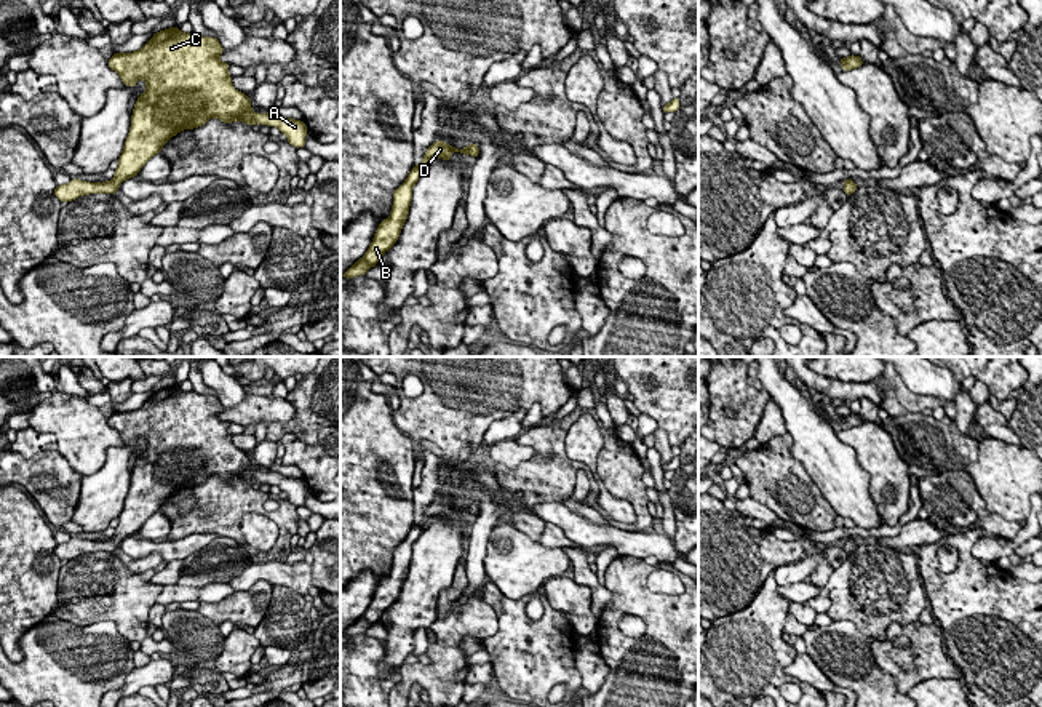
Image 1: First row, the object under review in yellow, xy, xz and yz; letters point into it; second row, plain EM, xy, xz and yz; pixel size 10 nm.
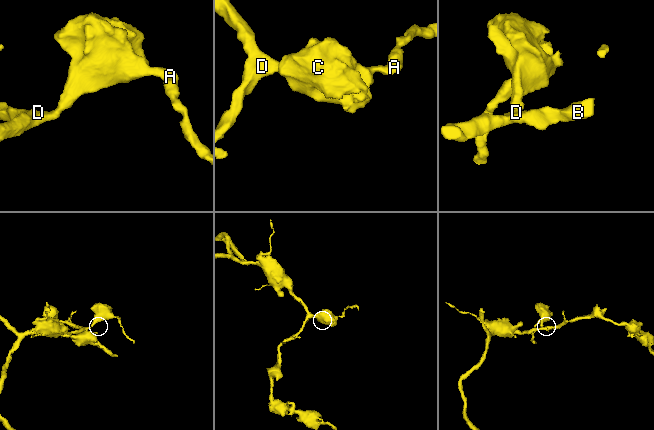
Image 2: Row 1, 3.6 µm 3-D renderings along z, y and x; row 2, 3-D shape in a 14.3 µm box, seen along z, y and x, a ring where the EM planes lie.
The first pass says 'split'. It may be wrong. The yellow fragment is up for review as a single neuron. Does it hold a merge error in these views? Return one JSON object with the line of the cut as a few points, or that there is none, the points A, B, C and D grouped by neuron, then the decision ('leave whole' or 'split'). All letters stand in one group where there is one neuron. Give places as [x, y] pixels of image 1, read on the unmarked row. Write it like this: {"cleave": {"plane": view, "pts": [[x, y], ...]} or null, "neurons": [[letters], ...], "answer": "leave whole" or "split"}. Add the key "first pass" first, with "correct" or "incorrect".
{"first pass": "incorrect", "cleave": null, "neurons": [["A", "B", "C", "D"]], "answer": "leave whole"}

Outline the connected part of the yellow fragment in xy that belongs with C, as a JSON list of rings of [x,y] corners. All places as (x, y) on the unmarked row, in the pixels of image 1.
[[[174,384],[153,392],[139,409],[112,413],[107,422],[125,445],[136,445],[139,437],[147,441],[134,462],[118,526],[107,541],[72,536],[69,542],[58,544],[54,553],[61,560],[72,560],[88,552],[115,552],[125,537],[136,536],[168,497],[182,488],[205,483],[211,475],[224,481],[240,478],[249,485],[276,485],[296,507],[305,505],[305,480],[272,469],[253,470],[248,454],[233,446],[227,430],[230,422],[219,417],[222,411],[217,397],[184,392]]]

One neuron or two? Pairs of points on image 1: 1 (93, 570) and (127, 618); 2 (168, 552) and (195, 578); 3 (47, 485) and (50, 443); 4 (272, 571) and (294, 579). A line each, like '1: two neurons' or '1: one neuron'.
1: one neuron
2: two neurons
3: two neurons
4: one neuron

